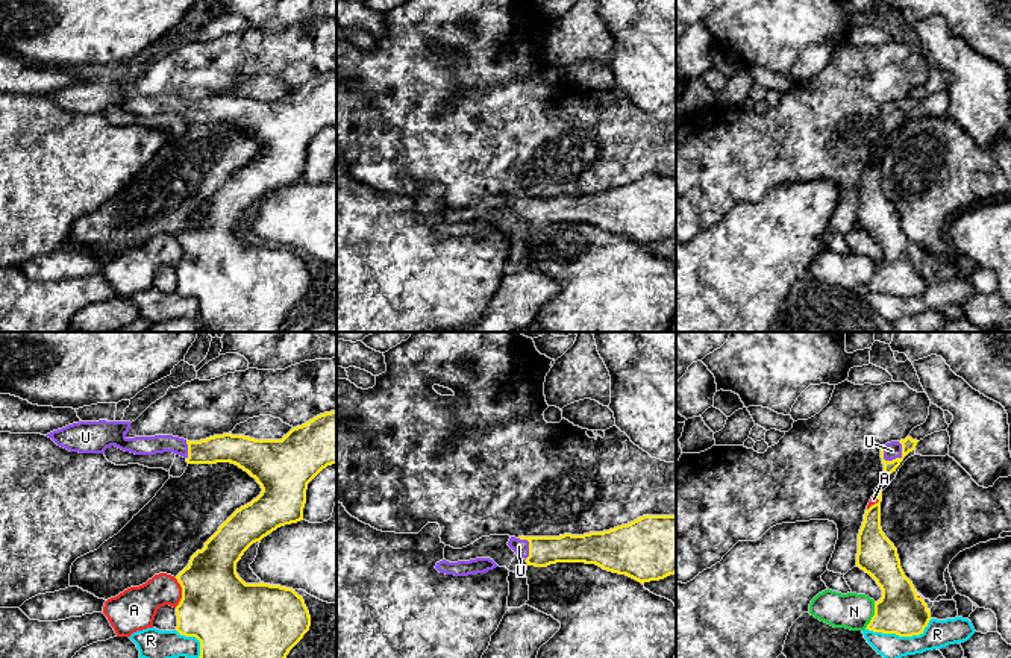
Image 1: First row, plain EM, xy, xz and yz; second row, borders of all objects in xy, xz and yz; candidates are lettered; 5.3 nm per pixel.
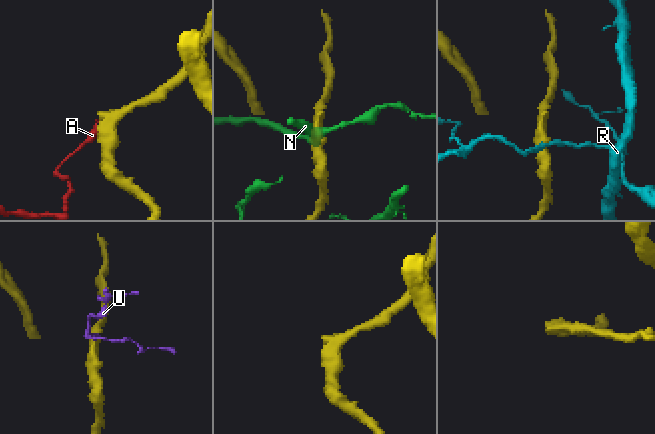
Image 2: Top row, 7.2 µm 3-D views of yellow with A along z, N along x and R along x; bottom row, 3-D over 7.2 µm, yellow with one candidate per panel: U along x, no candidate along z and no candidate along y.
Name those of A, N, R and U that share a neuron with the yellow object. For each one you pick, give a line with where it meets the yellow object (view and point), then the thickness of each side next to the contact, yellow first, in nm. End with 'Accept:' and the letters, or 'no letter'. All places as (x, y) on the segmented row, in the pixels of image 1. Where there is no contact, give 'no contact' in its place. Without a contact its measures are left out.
U: yz (899, 458) | 80/90 nm
Accept: U

